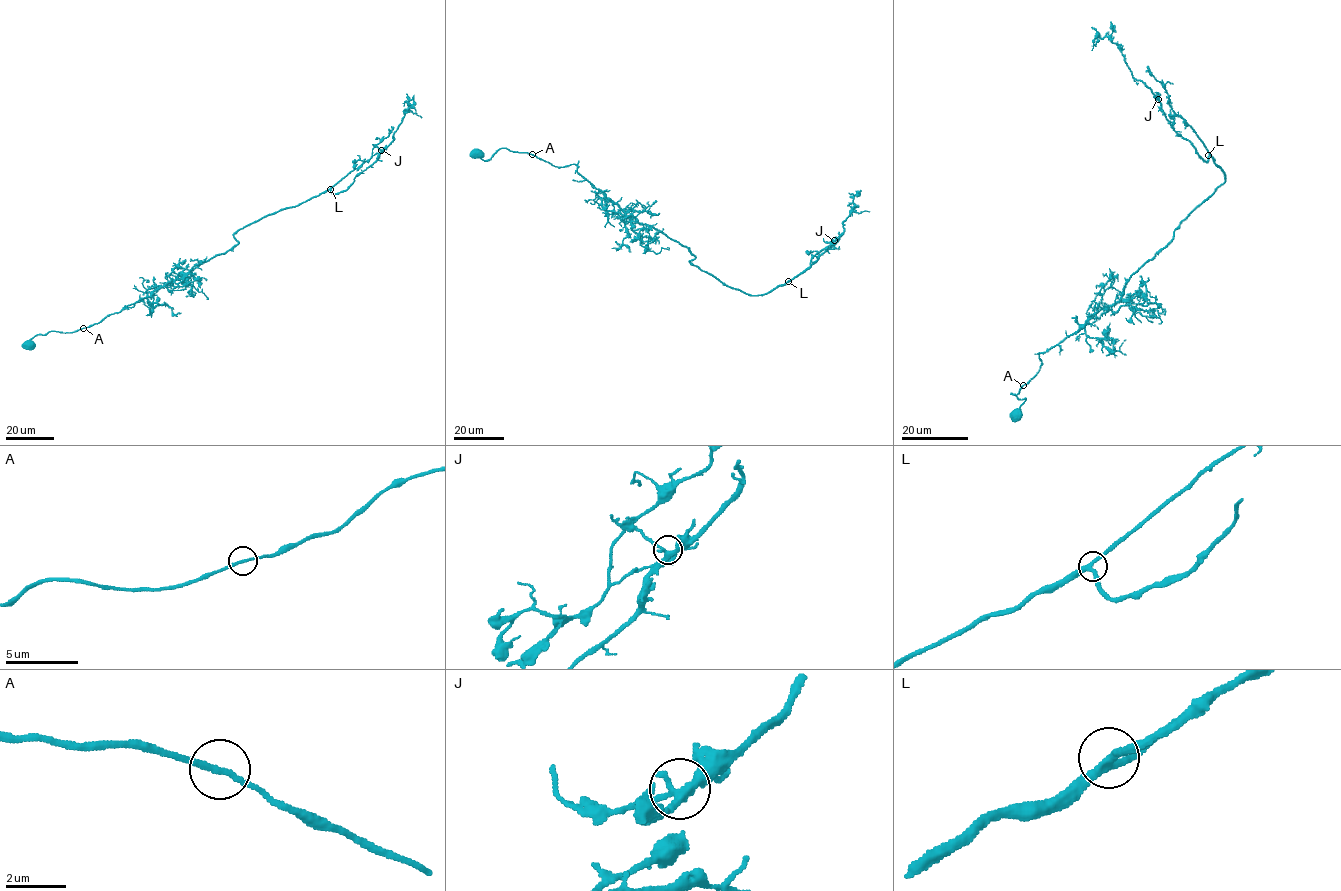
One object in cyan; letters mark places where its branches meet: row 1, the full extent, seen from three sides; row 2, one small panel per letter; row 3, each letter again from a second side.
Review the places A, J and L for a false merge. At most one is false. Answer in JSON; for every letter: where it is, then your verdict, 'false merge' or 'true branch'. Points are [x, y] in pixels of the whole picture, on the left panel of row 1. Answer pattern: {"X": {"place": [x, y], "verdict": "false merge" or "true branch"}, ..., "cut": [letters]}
{"A": {"place": [83, 328], "verdict": "true branch"}, "J": {"place": [381, 150], "verdict": "true branch"}, "L": {"place": [330, 189], "verdict": "true branch"}, "cut": []}

